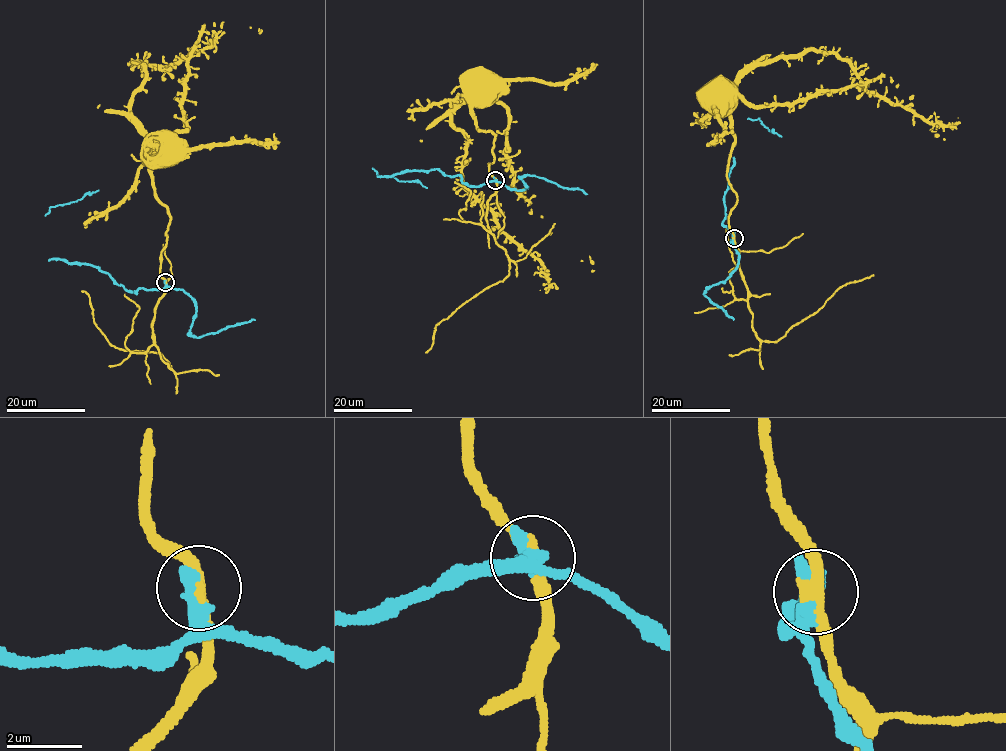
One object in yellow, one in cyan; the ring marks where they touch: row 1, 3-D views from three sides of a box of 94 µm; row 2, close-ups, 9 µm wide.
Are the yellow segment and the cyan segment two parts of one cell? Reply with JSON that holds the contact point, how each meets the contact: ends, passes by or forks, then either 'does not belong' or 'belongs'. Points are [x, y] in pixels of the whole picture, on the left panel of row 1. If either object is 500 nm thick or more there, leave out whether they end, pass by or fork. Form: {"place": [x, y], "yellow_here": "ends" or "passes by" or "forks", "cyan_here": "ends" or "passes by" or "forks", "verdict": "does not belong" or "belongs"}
{"place": [165, 282], "verdict": "does not belong"}

